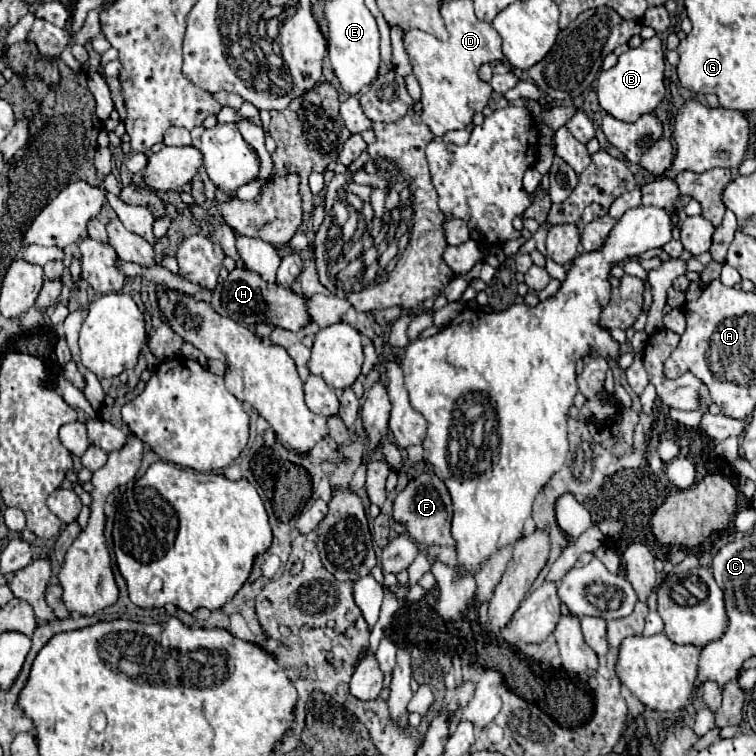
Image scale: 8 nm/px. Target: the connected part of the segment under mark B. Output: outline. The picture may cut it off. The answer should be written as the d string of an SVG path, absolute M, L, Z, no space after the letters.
M659 36L643 40L639 48L629 48L625 54L619 56L617 64L609 70L603 70L597 82L597 96L601 108L617 120L635 122L639 116L653 112L665 96L665 54Z

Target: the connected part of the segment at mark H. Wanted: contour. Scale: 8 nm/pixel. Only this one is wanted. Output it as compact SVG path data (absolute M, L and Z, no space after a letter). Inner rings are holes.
M233 270L229 276L215 286L211 306L217 314L225 314L227 318L243 324L243 326L253 326L261 322L269 322L273 326L281 326L287 330L297 332L309 322L309 312L305 306L305 296L295 294L293 290L287 290L277 284L269 284L261 280L259 274L251 270Z

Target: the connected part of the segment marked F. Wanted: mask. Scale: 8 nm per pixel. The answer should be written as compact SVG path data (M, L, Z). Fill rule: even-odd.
M423 472L409 480L405 490L401 490L393 500L393 520L399 522L405 532L417 544L439 544L439 546L455 546L451 538L451 496L447 486L433 472Z

